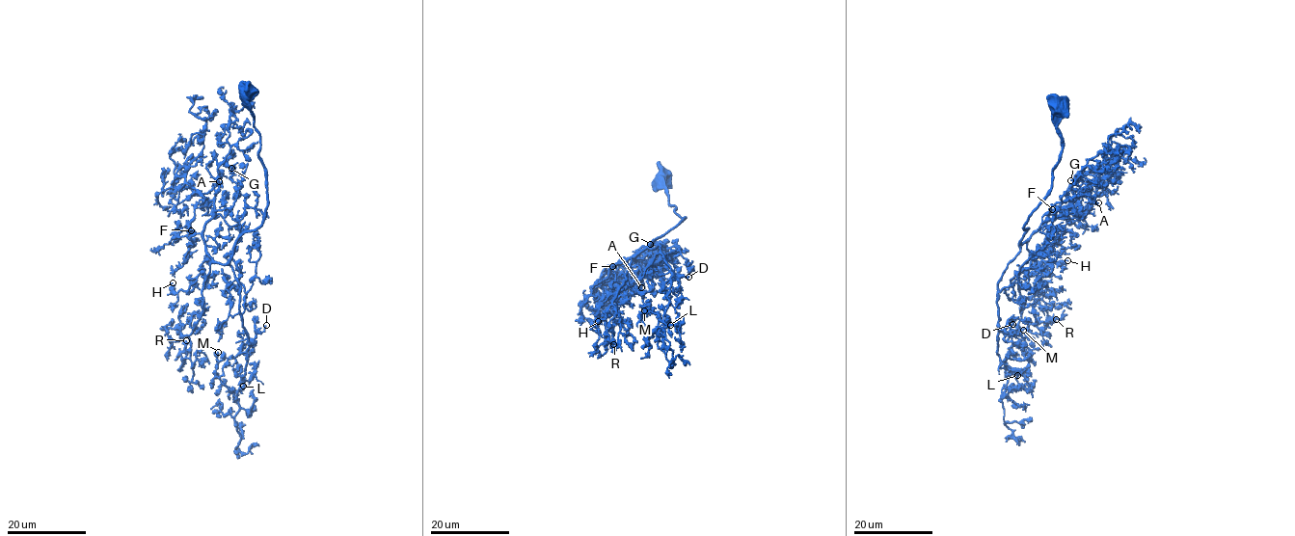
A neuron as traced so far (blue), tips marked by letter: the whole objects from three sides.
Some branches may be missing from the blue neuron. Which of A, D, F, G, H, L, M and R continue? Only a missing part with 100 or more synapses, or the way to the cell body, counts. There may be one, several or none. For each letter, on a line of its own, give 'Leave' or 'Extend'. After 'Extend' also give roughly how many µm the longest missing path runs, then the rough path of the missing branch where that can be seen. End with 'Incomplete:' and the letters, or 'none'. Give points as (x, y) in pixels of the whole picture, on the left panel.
A: Leave
D: Leave
F: Leave
G: Leave
H: Leave
L: Leave
M: Leave
R: Leave
Incomplete: none

